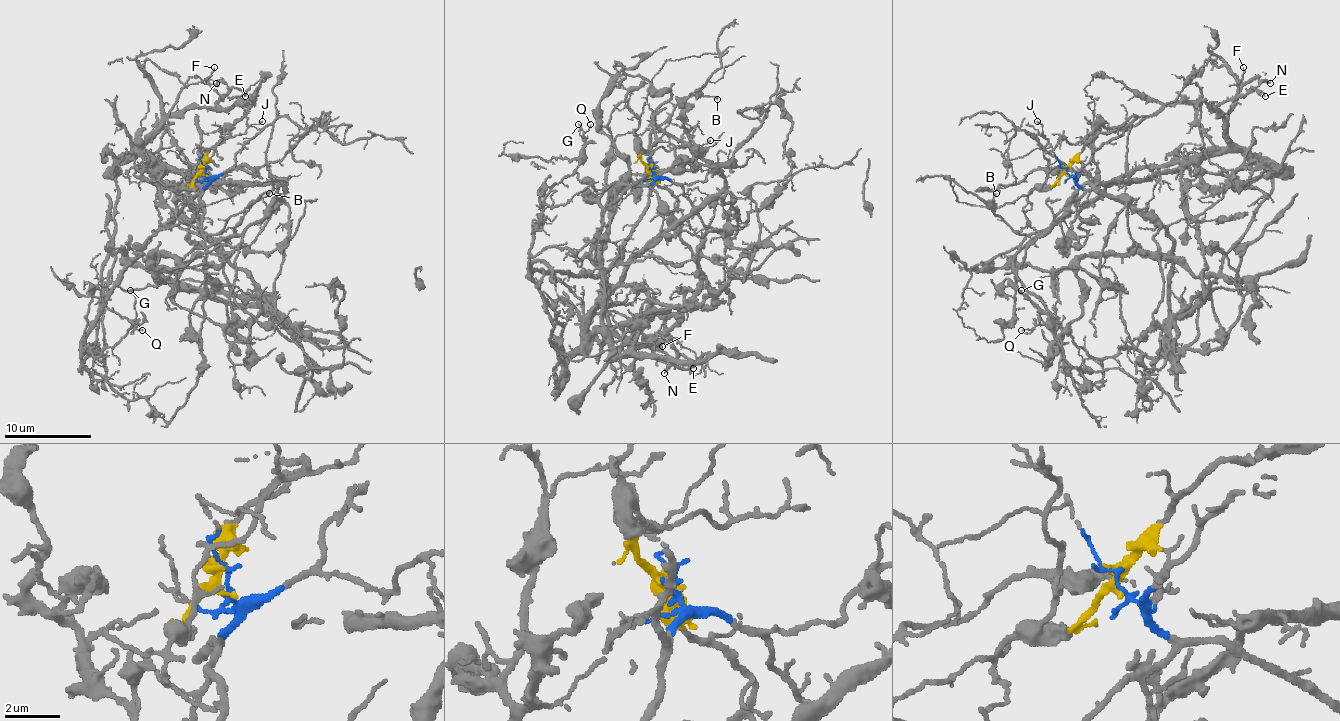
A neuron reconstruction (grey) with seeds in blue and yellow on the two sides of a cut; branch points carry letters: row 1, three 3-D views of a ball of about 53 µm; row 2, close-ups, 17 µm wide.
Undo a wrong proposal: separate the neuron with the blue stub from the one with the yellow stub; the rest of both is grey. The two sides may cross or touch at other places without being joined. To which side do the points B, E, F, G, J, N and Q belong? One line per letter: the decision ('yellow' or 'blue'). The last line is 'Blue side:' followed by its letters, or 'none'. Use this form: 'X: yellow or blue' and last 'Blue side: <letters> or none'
B: blue
E: yellow
F: yellow
G: blue
J: yellow
N: yellow
Q: blue
Blue side: B, G, Q

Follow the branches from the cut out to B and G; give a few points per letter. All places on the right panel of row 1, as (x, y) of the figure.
B: (1066, 171), (1082, 193), (1047, 228), (1027, 234), (1017, 234), (995, 212), (993, 197), (997, 193)
G: (1066, 171), (1084, 189), (1149, 215), (1171, 238), (1162, 349), (1092, 358), (1021, 291)

